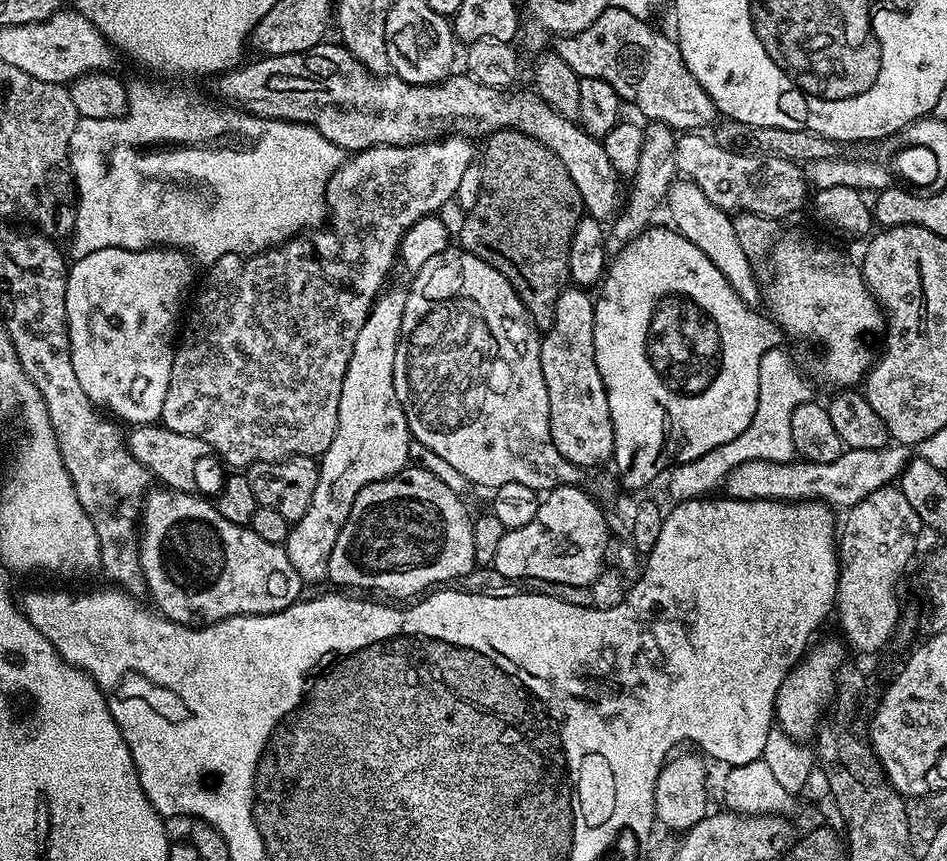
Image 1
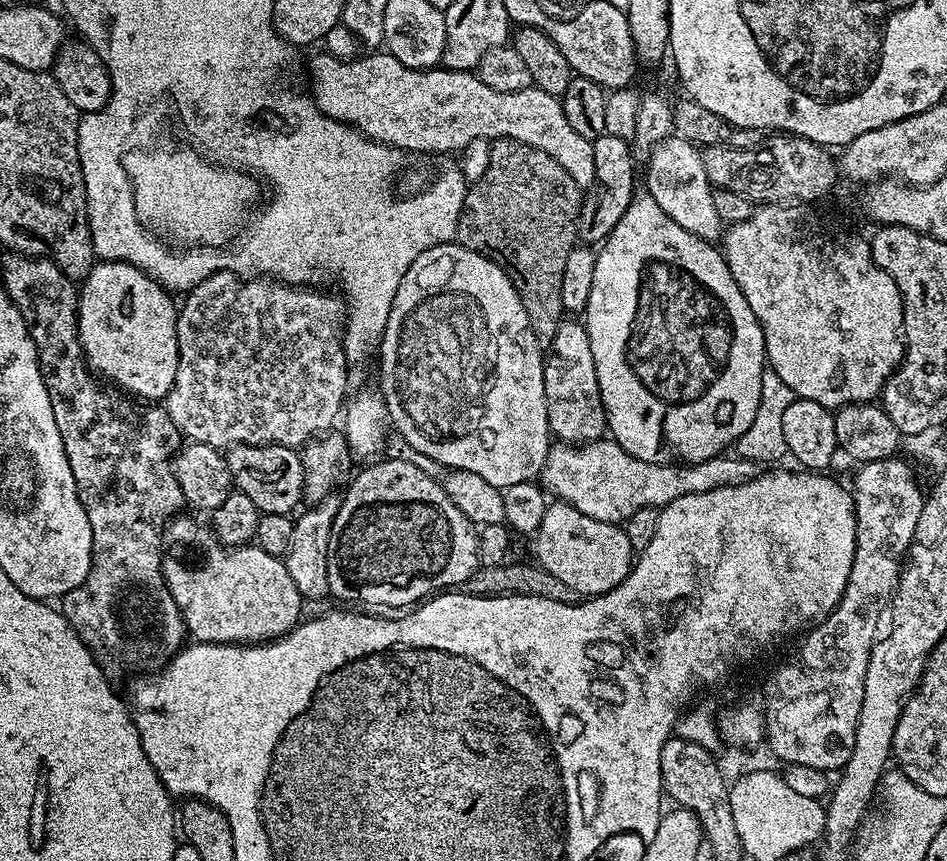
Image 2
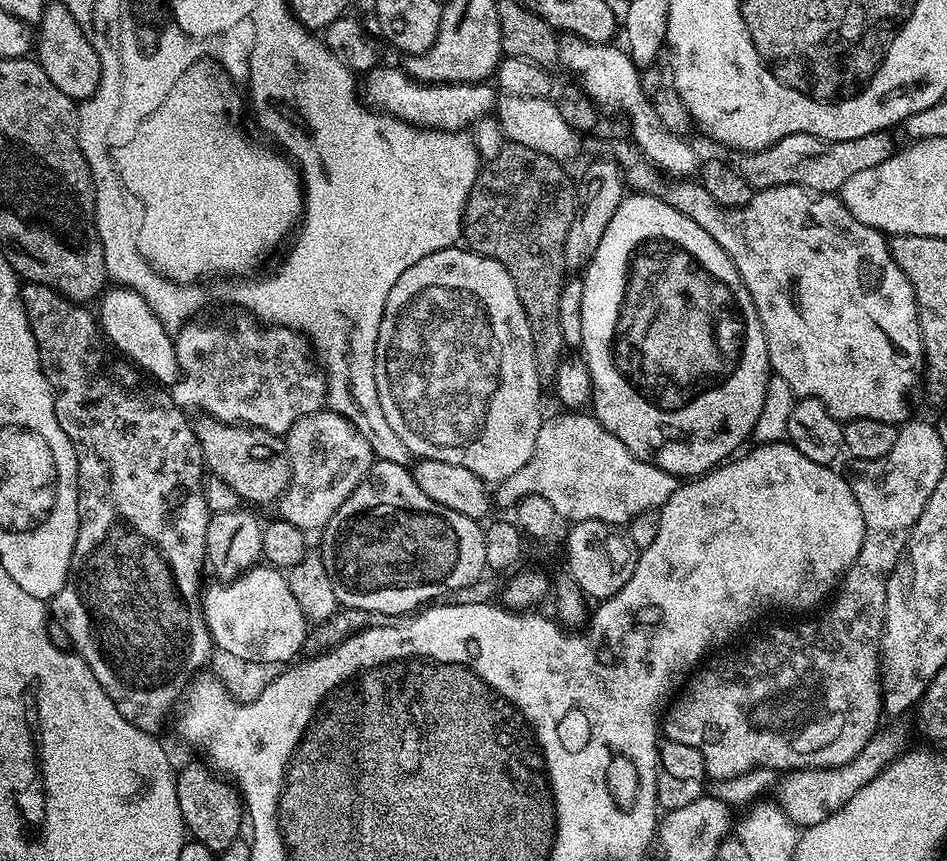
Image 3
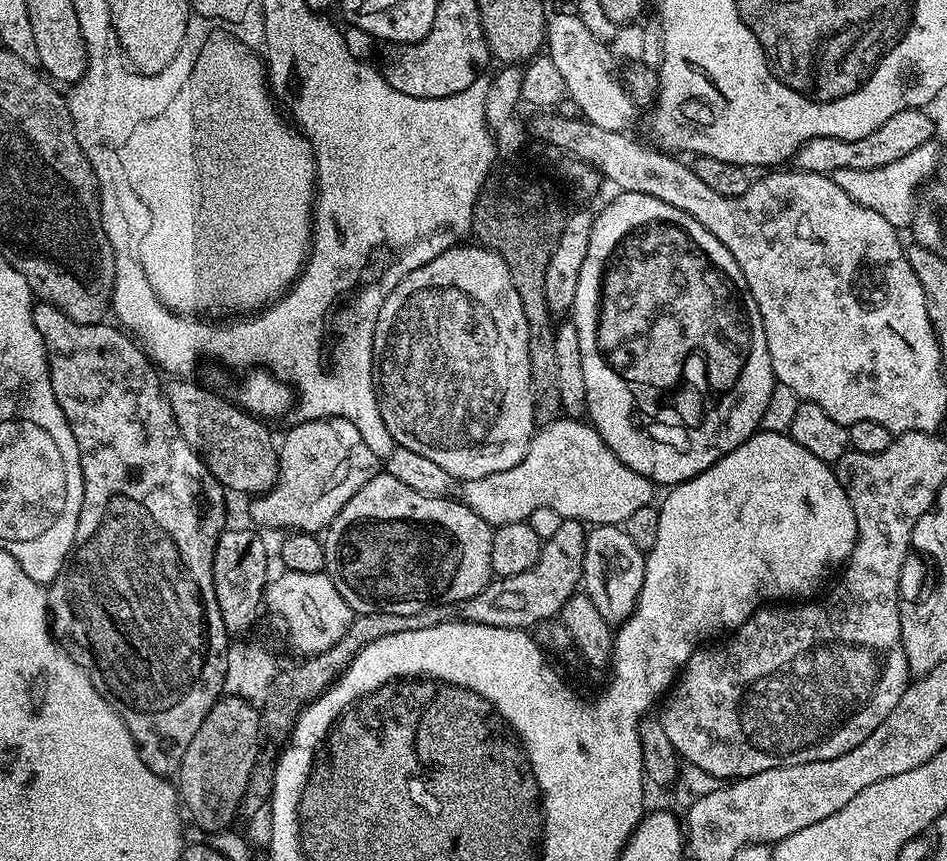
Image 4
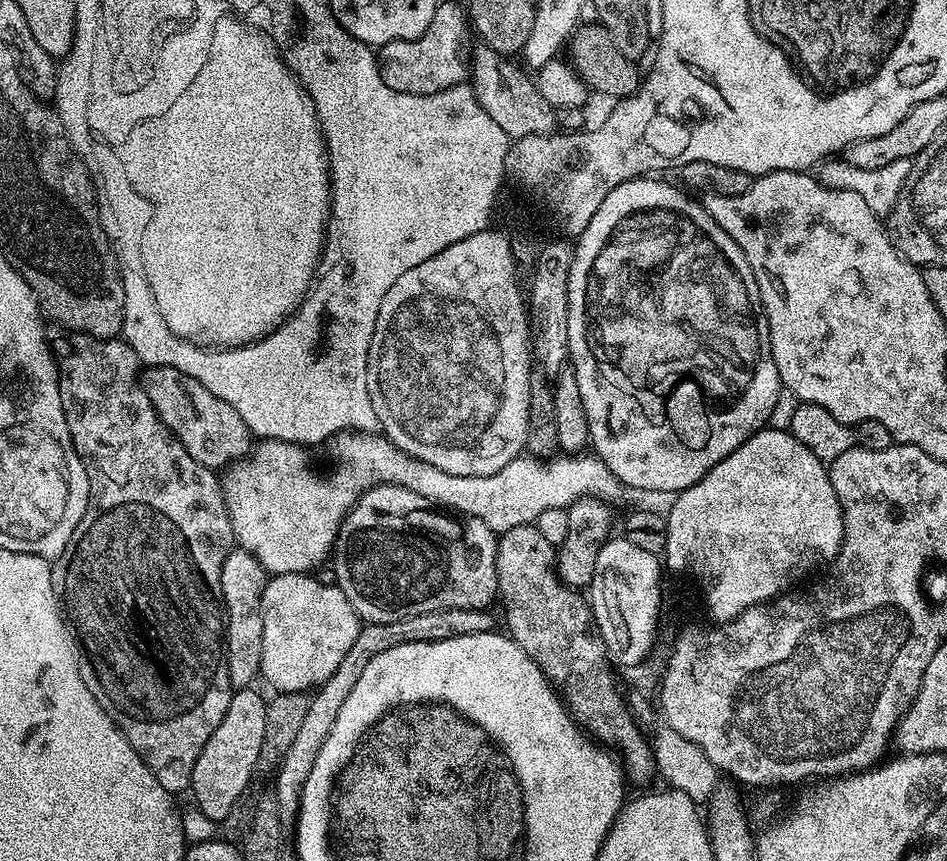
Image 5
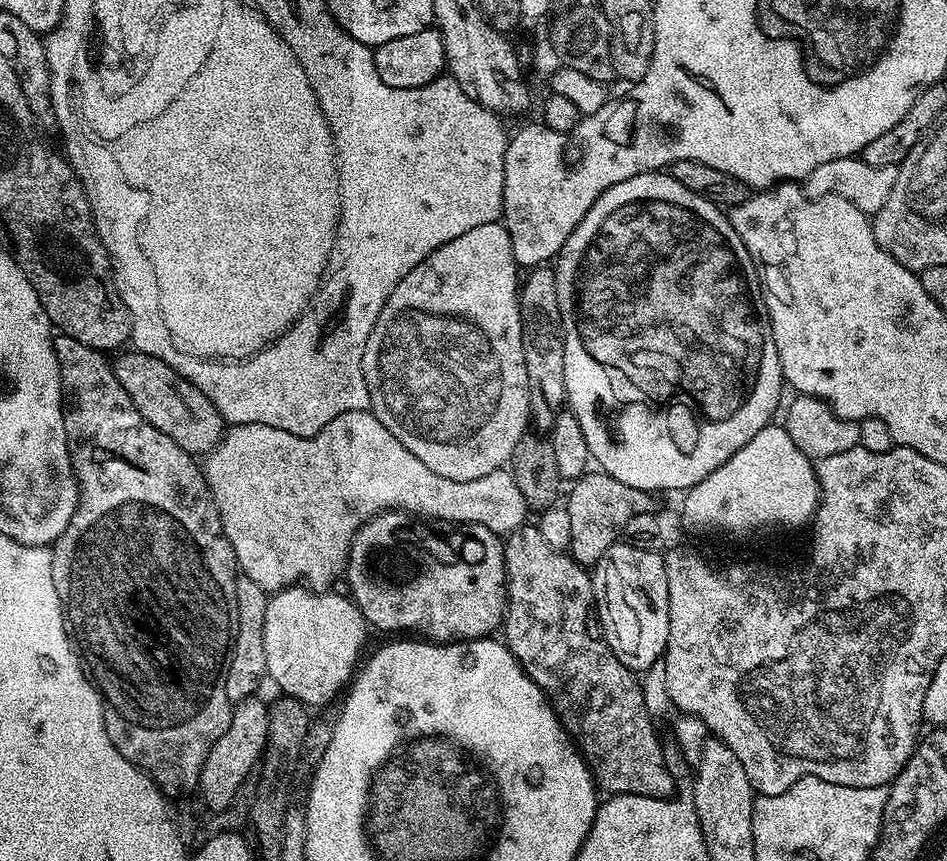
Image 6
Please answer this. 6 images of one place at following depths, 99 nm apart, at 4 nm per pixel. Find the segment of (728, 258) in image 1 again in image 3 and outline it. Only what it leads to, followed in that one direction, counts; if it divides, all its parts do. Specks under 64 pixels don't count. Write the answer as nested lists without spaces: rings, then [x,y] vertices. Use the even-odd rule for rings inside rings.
[[[567,34],[559,37],[560,64],[573,72],[575,83],[595,102],[597,108],[608,112],[621,112],[628,119],[632,131],[631,143],[635,144],[640,155],[649,160],[665,177],[688,178],[697,171],[696,152],[687,144],[688,140],[676,136],[662,124],[652,105],[649,93],[644,93],[640,81],[641,69],[637,68],[623,47],[615,48],[615,43],[595,44],[577,36]]]

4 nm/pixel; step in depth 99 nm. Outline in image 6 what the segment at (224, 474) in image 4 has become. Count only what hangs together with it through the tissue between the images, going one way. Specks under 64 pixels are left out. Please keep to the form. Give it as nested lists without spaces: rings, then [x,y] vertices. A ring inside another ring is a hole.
[[[124,350],[117,356],[120,357],[111,361],[116,381],[120,383],[122,390],[126,390],[126,394],[130,394],[134,410],[142,414],[142,418],[146,418],[150,426],[174,438],[174,442],[178,442],[178,446],[182,446],[182,450],[187,452],[207,454],[215,448],[217,442],[224,437],[226,421],[222,414],[218,414],[214,402],[210,402],[210,398],[206,398],[206,394],[202,394],[198,386],[186,382],[175,370],[166,366],[166,362],[150,358],[150,354]]]

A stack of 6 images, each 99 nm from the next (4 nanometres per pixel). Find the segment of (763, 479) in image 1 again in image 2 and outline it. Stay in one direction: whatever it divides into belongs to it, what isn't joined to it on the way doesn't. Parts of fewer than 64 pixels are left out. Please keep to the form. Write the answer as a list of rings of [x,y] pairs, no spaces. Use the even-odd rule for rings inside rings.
[[[605,438],[592,444],[553,443],[544,463],[542,484],[553,497],[582,510],[582,514],[590,514],[590,518],[598,518],[598,522],[623,525],[634,510],[659,510],[674,502],[674,498],[741,484],[757,475],[757,461],[742,460],[732,454],[721,454],[700,464],[642,462],[626,454],[626,450],[622,450],[615,440]]]

